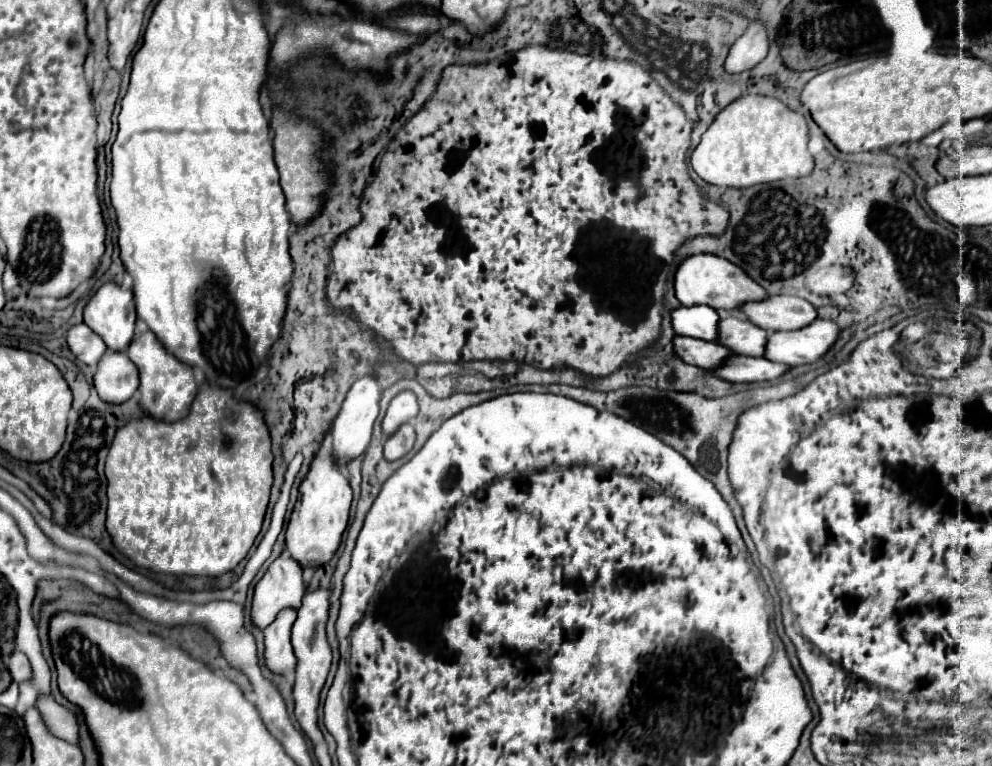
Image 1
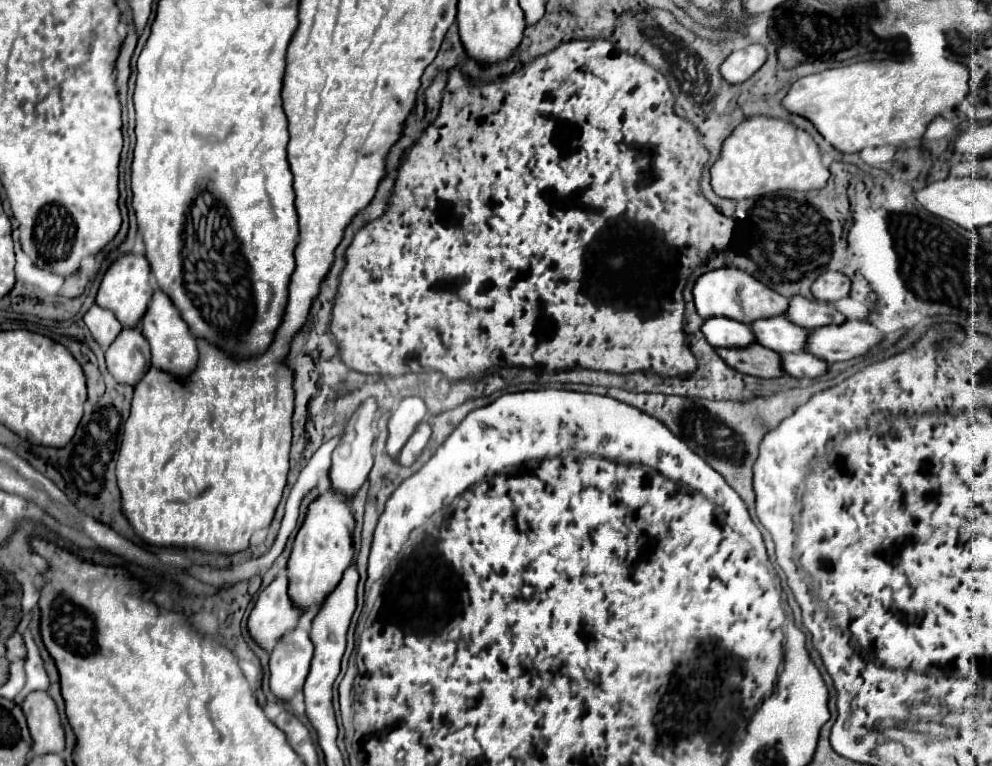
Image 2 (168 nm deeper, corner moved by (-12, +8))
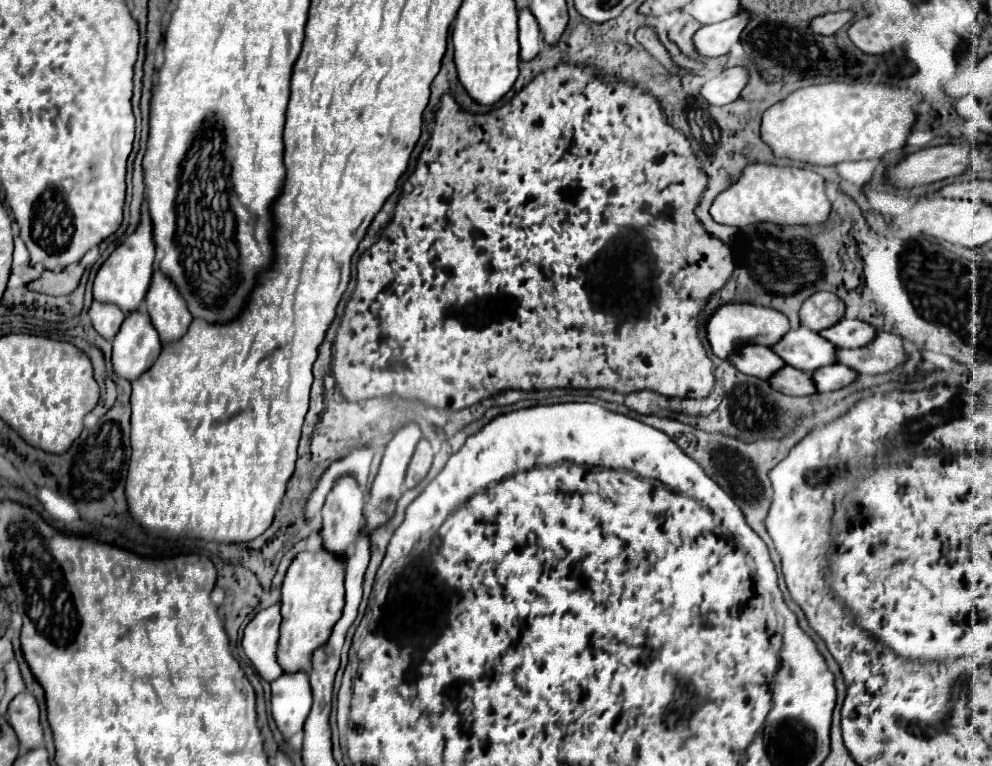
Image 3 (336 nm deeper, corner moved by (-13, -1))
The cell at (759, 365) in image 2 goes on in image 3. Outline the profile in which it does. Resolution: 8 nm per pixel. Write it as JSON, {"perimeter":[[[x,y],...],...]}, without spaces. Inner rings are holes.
{"perimeter":[[[784,365],[782,369],[778,369],[770,379],[768,379],[770,387],[784,393],[784,395],[808,395],[808,393],[816,393],[816,387],[810,379],[810,373],[804,373],[800,369],[794,369],[790,365]]]}

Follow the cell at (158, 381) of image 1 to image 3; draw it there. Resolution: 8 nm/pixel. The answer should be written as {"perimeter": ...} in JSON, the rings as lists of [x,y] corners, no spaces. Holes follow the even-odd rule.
{"perimeter":[[[160,271],[152,277],[152,285],[146,295],[146,309],[162,343],[178,341],[192,323],[192,315],[188,313],[182,297]]]}

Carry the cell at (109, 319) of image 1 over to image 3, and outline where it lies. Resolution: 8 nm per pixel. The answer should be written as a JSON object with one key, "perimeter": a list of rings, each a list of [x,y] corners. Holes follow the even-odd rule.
{"perimeter":[[[144,215],[138,229],[114,249],[114,253],[102,263],[96,279],[94,279],[94,299],[102,303],[118,305],[124,313],[132,313],[140,309],[142,299],[150,287],[150,279],[154,273],[154,241],[150,219]]]}

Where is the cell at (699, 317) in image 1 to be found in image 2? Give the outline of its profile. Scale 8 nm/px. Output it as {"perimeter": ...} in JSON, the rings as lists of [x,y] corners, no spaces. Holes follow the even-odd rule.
{"perimeter":[[[709,318],[703,324],[703,334],[709,344],[715,348],[747,348],[747,344],[755,344],[755,334],[747,324],[725,320],[725,318]]]}

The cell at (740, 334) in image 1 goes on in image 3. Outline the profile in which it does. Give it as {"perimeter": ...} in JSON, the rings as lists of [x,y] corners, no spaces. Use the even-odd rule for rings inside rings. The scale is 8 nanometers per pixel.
{"perimeter":[[[808,327],[790,329],[772,351],[786,363],[800,371],[812,373],[818,367],[834,363],[834,345]]]}

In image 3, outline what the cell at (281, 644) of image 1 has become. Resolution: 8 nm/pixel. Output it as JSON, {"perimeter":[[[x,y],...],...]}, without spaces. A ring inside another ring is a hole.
{"perimeter":[[[306,671],[282,673],[270,683],[272,687],[272,717],[284,739],[298,733],[312,707],[312,689]]]}

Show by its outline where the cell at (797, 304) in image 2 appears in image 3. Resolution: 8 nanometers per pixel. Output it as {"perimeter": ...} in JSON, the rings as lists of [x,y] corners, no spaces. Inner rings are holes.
{"perimeter":[[[842,319],[836,325],[822,329],[820,335],[828,341],[832,341],[832,345],[836,347],[844,347],[844,349],[852,349],[852,347],[864,347],[866,343],[870,343],[876,335],[874,327],[858,321],[858,319]]]}

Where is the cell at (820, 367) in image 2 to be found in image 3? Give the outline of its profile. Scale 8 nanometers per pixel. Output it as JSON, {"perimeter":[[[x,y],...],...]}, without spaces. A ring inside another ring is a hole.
{"perimeter":[[[832,363],[826,367],[820,367],[812,373],[812,381],[816,385],[818,391],[834,391],[834,389],[842,389],[848,383],[852,383],[856,379],[856,371],[852,371],[846,365],[840,363]]]}

